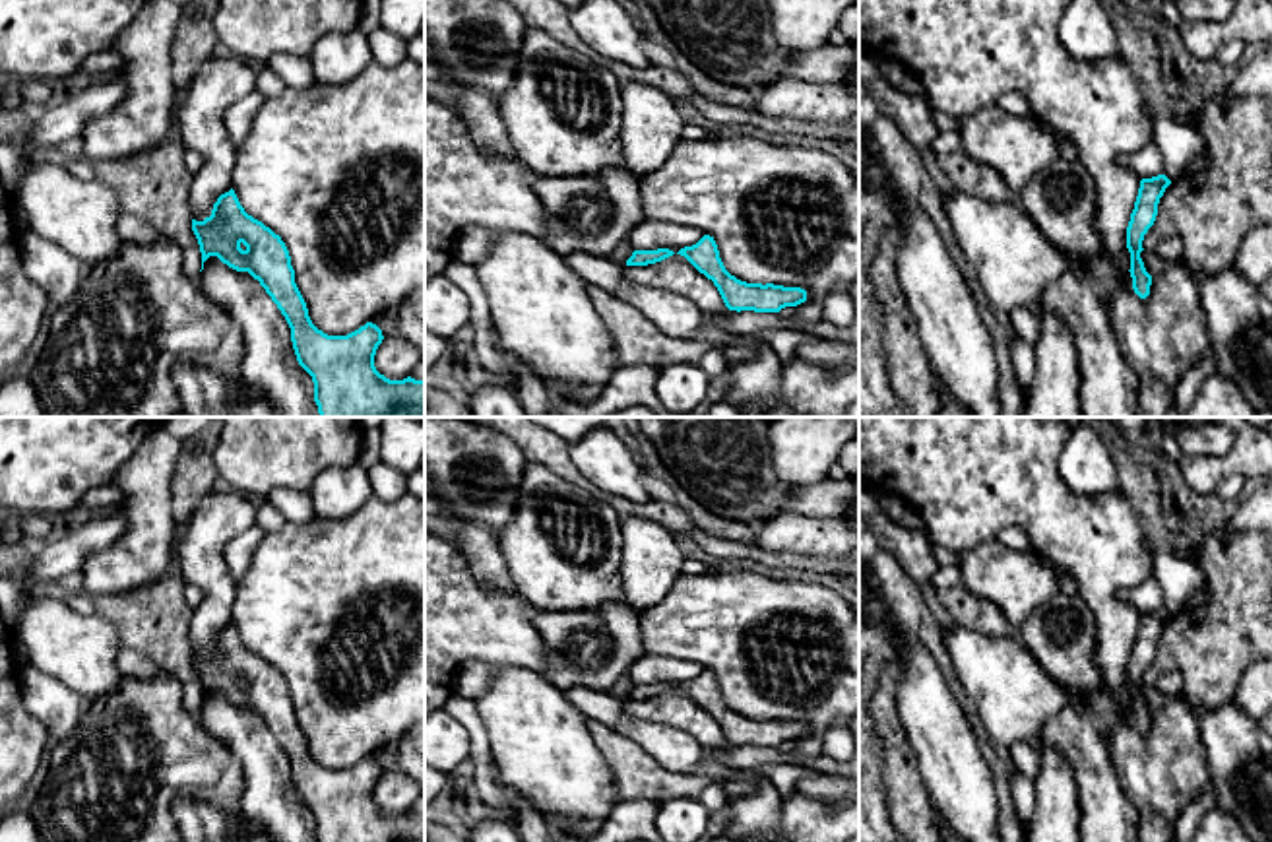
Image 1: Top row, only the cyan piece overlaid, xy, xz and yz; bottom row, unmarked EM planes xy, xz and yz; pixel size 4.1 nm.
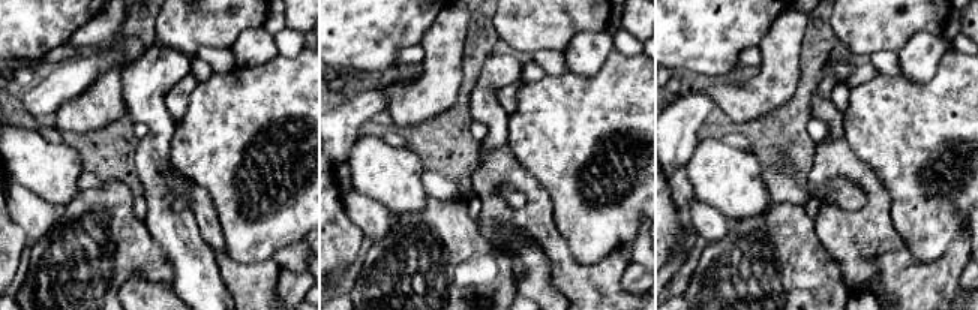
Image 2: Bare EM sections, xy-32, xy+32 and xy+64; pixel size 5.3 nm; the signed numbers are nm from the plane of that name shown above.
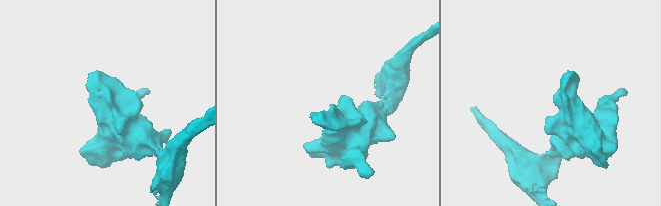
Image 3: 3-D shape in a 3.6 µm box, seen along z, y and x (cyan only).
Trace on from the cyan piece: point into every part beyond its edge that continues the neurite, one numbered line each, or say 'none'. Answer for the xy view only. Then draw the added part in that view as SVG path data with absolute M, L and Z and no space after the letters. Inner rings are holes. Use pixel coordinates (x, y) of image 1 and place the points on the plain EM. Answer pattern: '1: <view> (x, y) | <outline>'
none

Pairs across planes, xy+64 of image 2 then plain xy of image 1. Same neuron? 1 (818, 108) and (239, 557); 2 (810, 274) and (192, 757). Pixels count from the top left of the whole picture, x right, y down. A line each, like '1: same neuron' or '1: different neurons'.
1: different neurons
2: same neuron

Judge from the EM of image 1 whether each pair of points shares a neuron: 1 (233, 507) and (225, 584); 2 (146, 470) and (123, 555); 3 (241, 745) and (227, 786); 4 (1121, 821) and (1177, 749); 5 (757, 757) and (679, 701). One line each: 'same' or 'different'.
1: same
2: same
3: different
4: different
5: different

